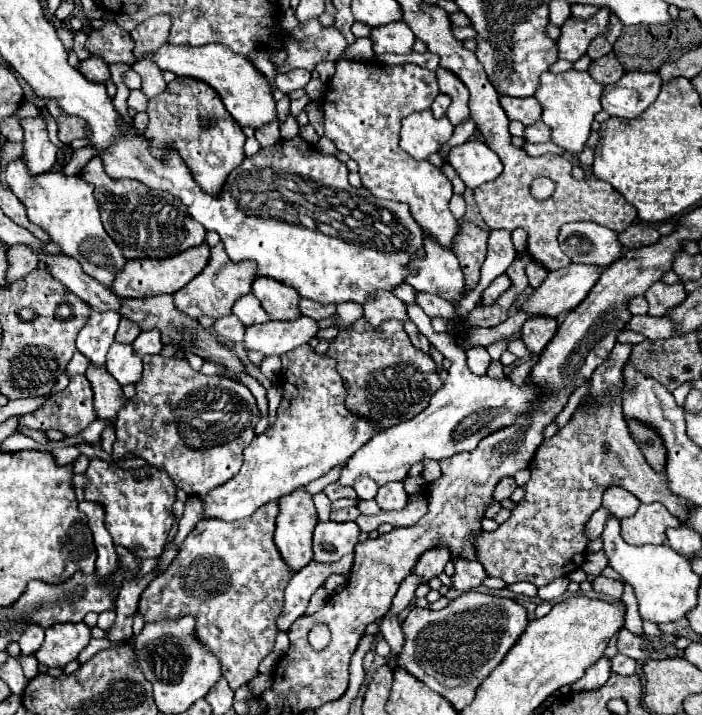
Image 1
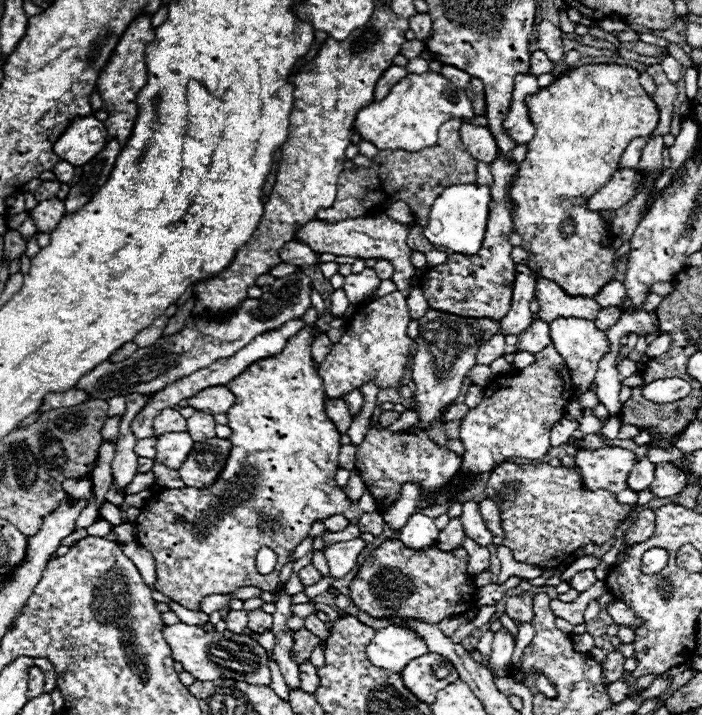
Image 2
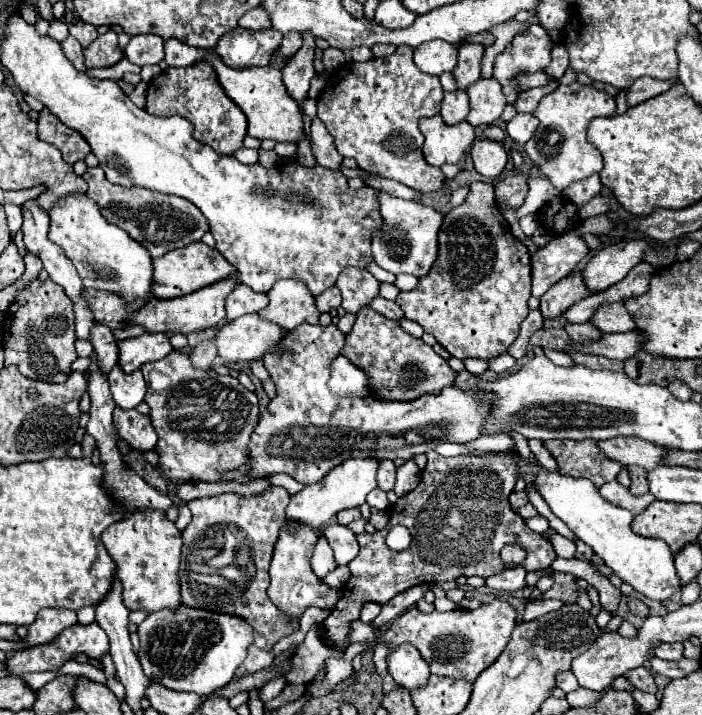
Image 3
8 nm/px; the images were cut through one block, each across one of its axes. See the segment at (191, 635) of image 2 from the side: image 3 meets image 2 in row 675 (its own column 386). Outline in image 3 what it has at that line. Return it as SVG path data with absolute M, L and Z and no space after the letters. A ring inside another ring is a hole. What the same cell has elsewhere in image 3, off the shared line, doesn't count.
M384 190L378 192L378 202L382 226L376 228L372 236L374 262L392 274L412 274L416 278L426 276L438 254L438 230L442 224L442 214L430 206L396 198Z

